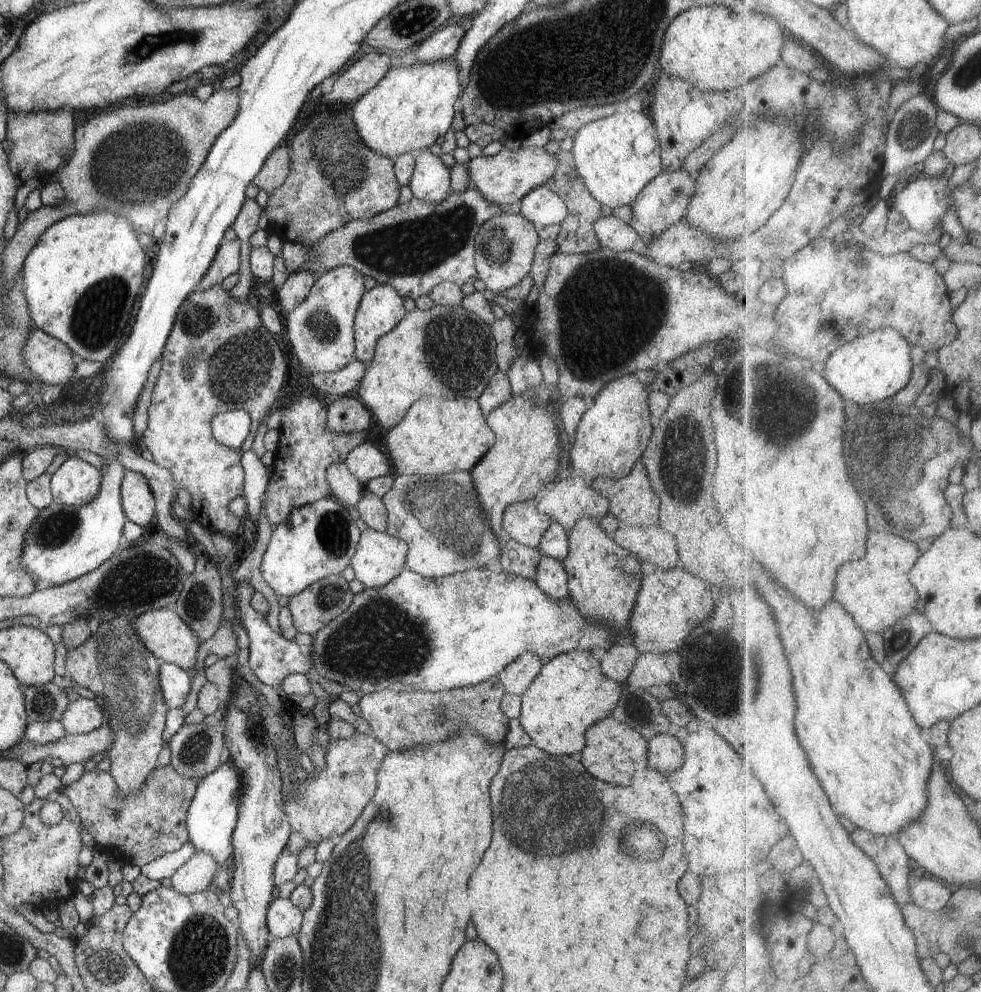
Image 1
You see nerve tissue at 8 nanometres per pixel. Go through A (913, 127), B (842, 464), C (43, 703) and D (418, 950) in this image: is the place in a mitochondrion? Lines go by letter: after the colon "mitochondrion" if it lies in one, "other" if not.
A: mitochondrion
B: mitochondrion
C: mitochondrion
D: other

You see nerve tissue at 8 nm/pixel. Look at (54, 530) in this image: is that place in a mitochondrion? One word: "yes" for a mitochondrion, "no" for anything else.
yes

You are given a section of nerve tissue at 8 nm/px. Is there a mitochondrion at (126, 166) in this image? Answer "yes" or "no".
yes

